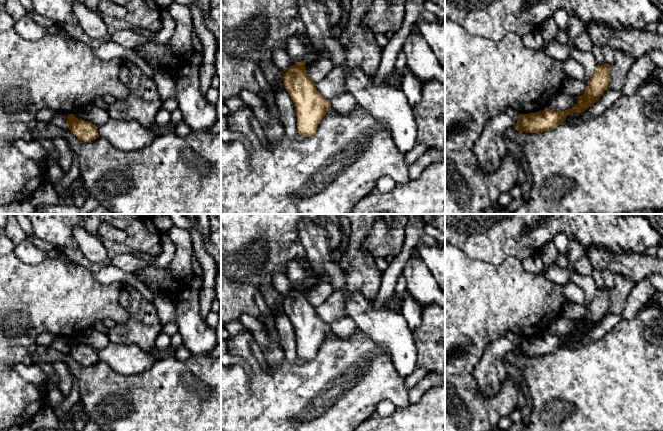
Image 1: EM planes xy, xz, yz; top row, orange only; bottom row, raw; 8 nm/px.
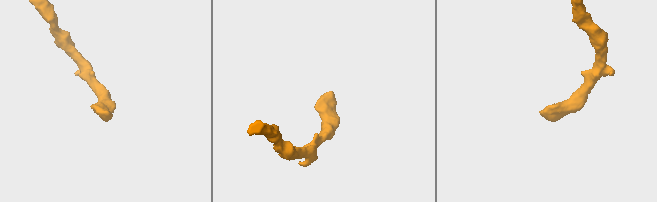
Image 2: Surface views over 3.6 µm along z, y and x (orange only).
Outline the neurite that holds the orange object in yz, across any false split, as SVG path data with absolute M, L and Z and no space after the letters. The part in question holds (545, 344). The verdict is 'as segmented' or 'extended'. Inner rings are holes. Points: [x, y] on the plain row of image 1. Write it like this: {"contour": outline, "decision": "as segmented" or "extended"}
{"contour": "M597 288L592 301L587 306L585 316L578 320L578 327L565 335L553 335L546 331L539 336L520 338L518 344L505 336L491 343L473 371L479 391L491 397L500 390L507 377L504 358L510 351L526 357L546 356L564 349L567 339L581 337L591 331L608 314L610 299L611 289Z", "decision": "extended"}

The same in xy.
{"contour": "M68 338L66 347L68 353L80 364L91 366L99 362L97 351L92 347L75 341L74 338Z", "decision": "as segmented"}

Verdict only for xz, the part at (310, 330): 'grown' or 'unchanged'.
grown

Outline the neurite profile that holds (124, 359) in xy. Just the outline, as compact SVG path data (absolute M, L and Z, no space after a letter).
M109 343L97 351L99 361L109 365L121 375L136 375L149 370L156 362L152 353L147 353L137 345Z

